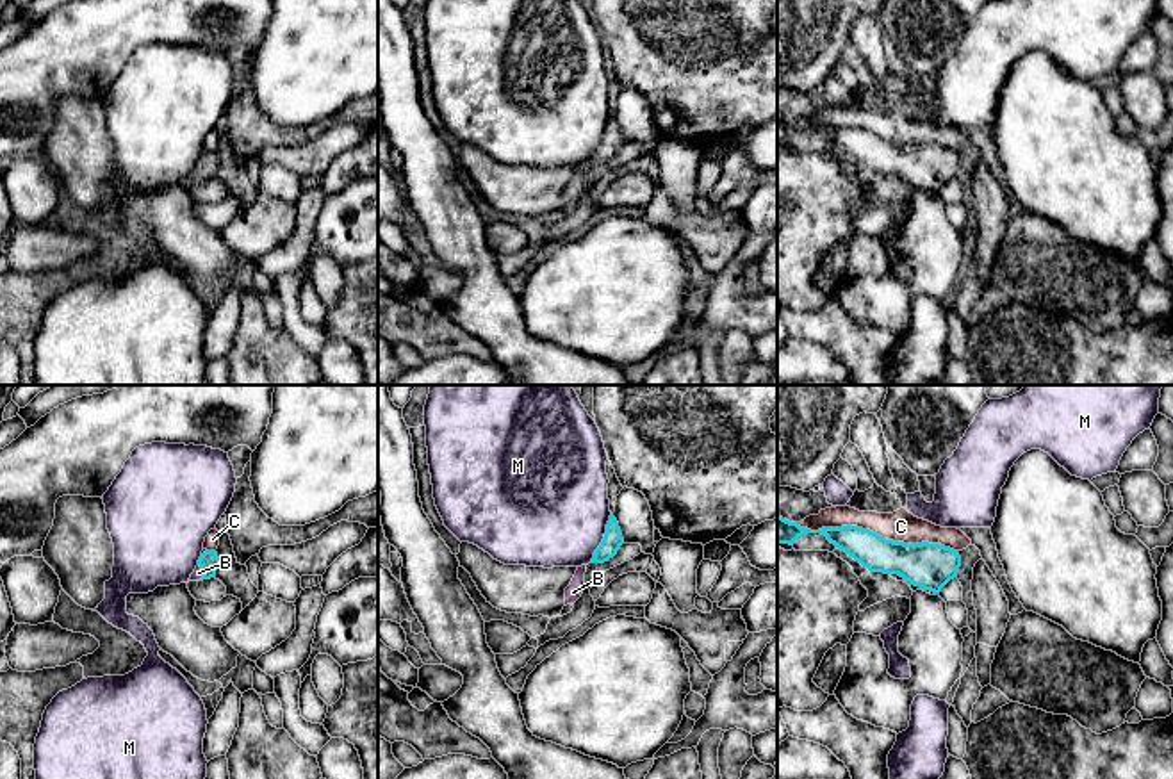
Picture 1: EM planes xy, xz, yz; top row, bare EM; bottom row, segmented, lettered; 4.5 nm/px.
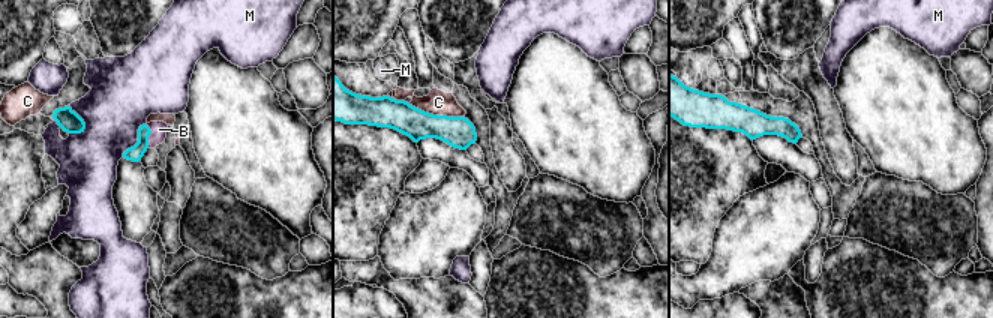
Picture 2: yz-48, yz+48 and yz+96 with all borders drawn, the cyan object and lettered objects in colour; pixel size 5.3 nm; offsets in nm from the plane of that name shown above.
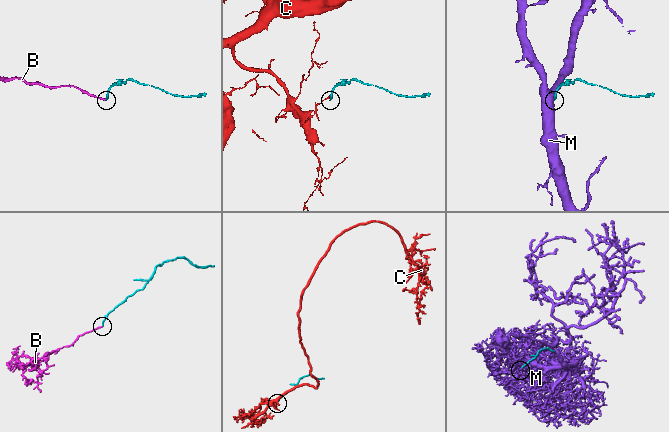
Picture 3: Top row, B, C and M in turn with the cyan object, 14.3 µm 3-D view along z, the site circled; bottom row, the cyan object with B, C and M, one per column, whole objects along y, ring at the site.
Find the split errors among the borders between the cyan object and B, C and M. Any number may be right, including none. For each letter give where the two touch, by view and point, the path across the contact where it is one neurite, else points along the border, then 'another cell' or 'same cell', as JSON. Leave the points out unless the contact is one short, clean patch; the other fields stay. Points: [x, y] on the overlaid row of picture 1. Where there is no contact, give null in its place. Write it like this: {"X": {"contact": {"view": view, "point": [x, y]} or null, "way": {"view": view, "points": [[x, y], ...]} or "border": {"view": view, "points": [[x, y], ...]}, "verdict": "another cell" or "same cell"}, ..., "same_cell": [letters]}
{"B": {"contact": {"view": "xy", "point": [204, 573]}, "way": {"view": "xy", "points": [[209, 560], [204, 573], [198, 573]]}, "verdict": "same cell"}, "C": {"contact": {"view": "yz", "point": [876, 533]}, "verdict": "another cell"}, "M": {"contact": {"view": "xz", "point": [605, 537]}, "verdict": "another cell"}, "same_cell": ["B"]}

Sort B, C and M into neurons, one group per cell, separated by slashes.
B / C / M

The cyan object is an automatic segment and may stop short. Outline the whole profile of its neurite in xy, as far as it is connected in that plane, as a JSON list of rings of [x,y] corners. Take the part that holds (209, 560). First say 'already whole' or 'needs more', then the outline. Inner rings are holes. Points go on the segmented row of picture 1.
needs more | [[[203,549],[189,581],[210,579],[216,576],[217,567],[219,567],[217,553]]]

